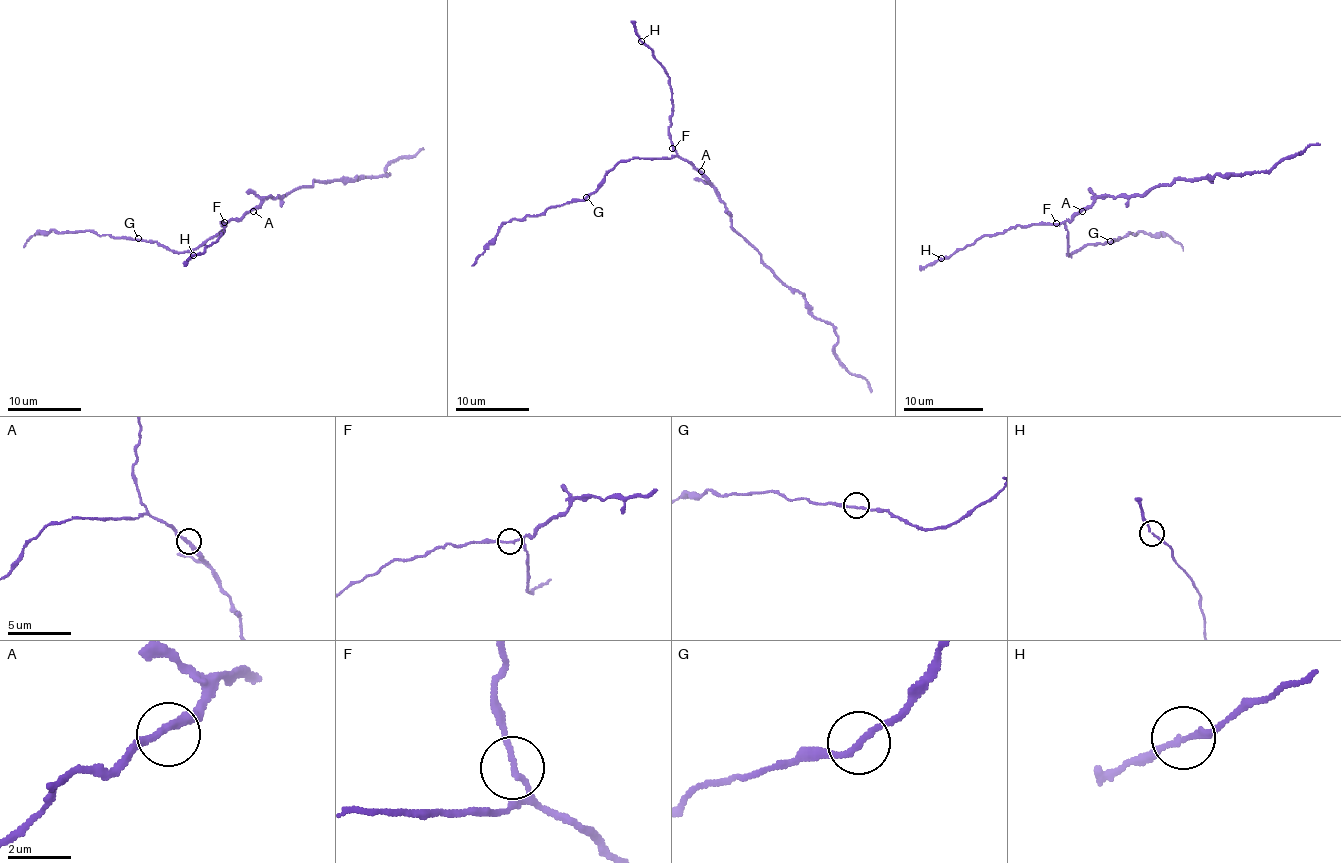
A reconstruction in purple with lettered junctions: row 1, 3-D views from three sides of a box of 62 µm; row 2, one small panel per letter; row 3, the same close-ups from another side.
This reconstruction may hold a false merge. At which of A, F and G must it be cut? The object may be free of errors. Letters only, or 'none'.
none

